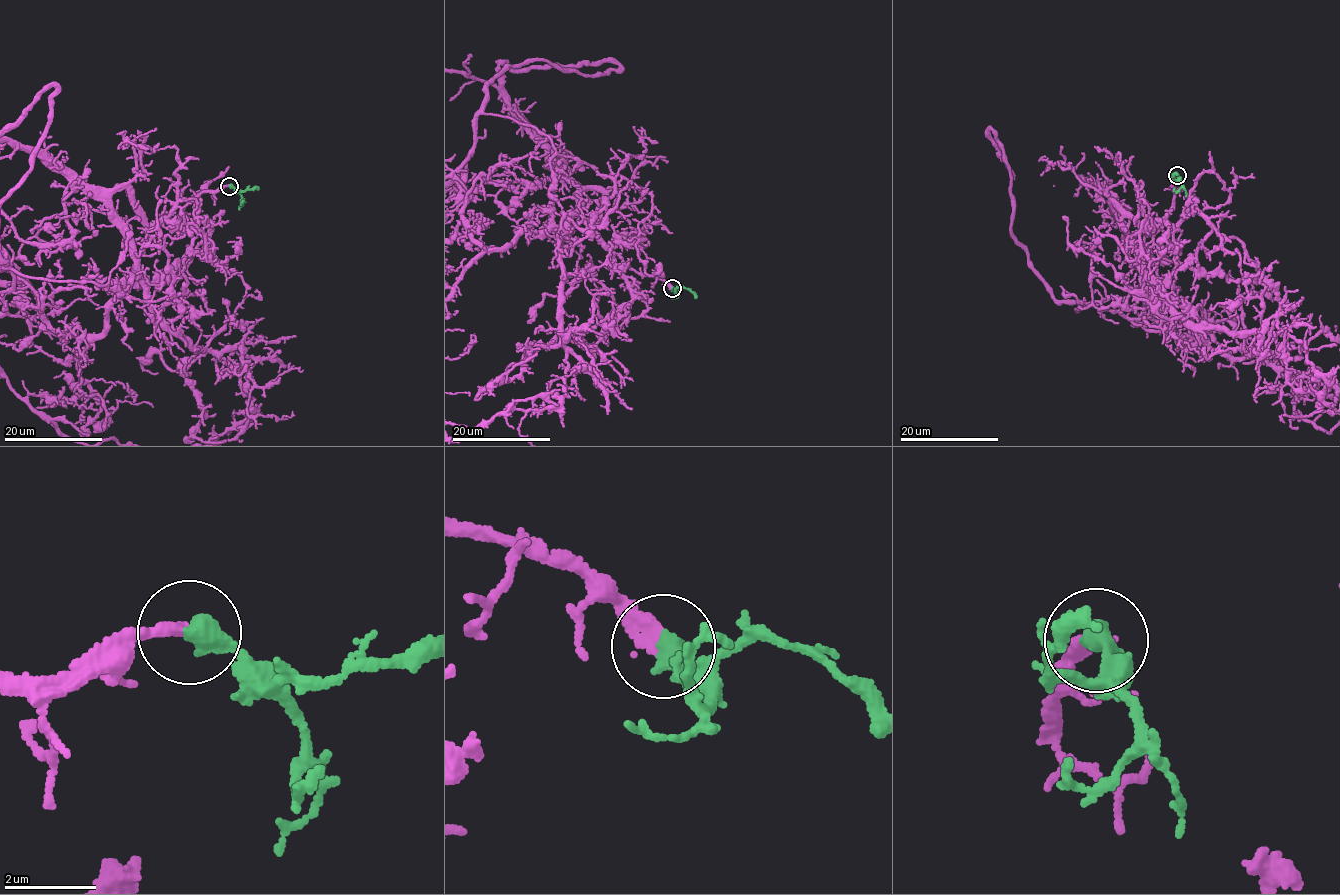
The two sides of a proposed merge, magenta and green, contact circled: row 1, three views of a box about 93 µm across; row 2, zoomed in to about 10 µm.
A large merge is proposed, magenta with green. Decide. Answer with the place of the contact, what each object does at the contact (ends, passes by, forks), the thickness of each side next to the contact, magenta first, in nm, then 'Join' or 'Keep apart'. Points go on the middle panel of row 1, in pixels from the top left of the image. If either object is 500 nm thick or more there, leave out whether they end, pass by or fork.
Place: (672, 288). At the ring magenta ends. At the ring green ends. Thickness 340 nm (magenta) against 480 nm. Join

